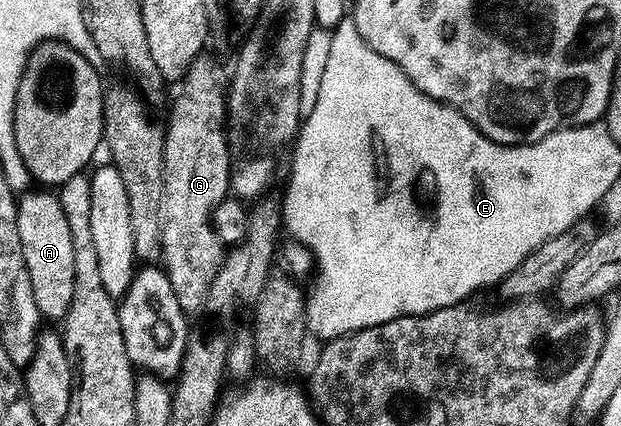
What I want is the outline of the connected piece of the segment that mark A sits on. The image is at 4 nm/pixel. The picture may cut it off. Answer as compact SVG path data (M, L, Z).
M52 190L32 191L25 191L16 205L22 258L30 274L30 287L34 290L34 302L41 317L45 321L60 322L70 310L70 298L74 298L74 242L70 238L70 225L66 223L61 197Z

